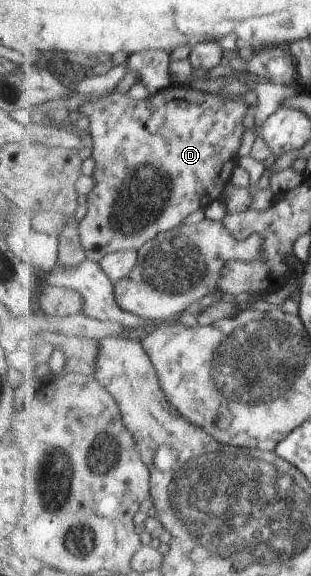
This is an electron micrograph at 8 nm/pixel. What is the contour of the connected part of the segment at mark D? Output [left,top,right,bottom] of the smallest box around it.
[80,84,249,263]

